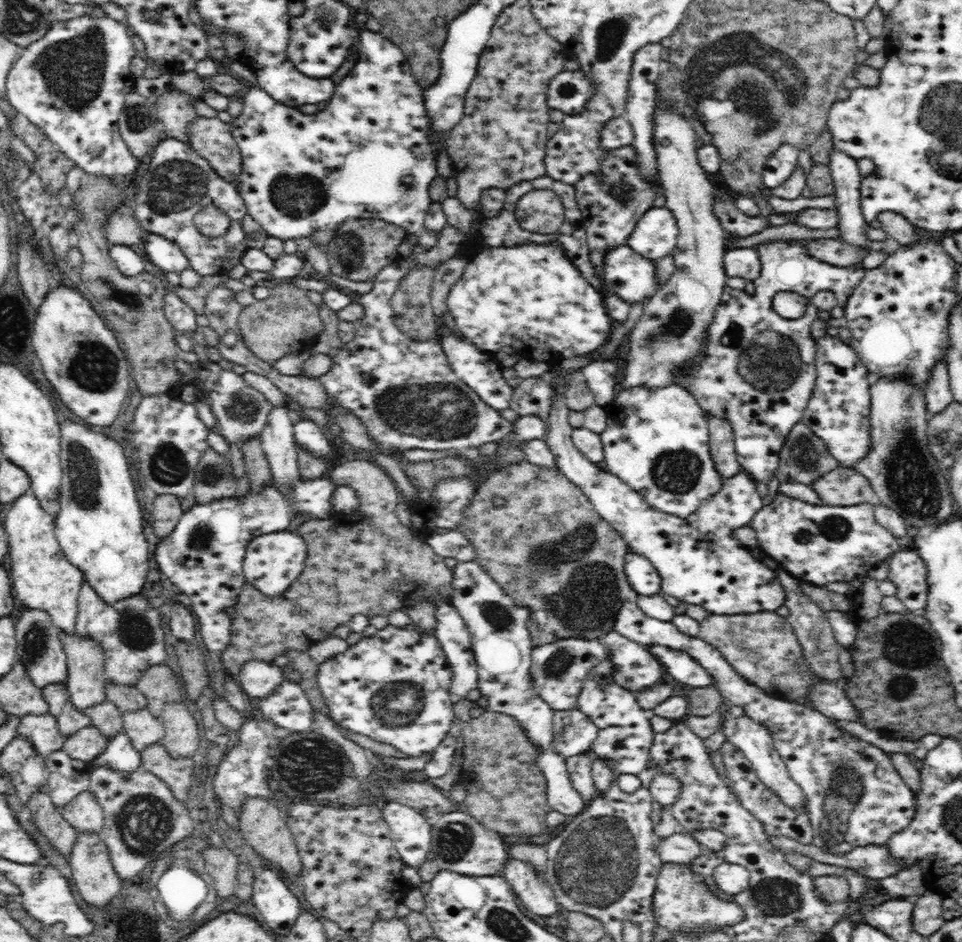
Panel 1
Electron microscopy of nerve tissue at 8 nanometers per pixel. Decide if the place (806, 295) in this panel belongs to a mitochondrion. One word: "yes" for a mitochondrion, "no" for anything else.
no

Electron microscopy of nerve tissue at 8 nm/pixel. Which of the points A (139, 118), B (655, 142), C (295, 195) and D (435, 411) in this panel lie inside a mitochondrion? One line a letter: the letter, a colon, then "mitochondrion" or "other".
A: mitochondrion
B: other
C: mitochondrion
D: mitochondrion

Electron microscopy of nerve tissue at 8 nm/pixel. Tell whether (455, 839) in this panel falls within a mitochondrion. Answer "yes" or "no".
yes

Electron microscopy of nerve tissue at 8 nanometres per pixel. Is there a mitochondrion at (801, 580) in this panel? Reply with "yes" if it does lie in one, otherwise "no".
no

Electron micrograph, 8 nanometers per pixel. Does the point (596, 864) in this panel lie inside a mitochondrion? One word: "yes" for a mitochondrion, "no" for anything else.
yes

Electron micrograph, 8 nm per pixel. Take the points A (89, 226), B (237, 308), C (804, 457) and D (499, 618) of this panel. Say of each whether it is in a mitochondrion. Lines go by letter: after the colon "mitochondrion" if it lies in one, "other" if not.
A: other
B: other
C: mitochondrion
D: mitochondrion

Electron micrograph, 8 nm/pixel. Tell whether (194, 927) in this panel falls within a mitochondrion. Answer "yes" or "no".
no

